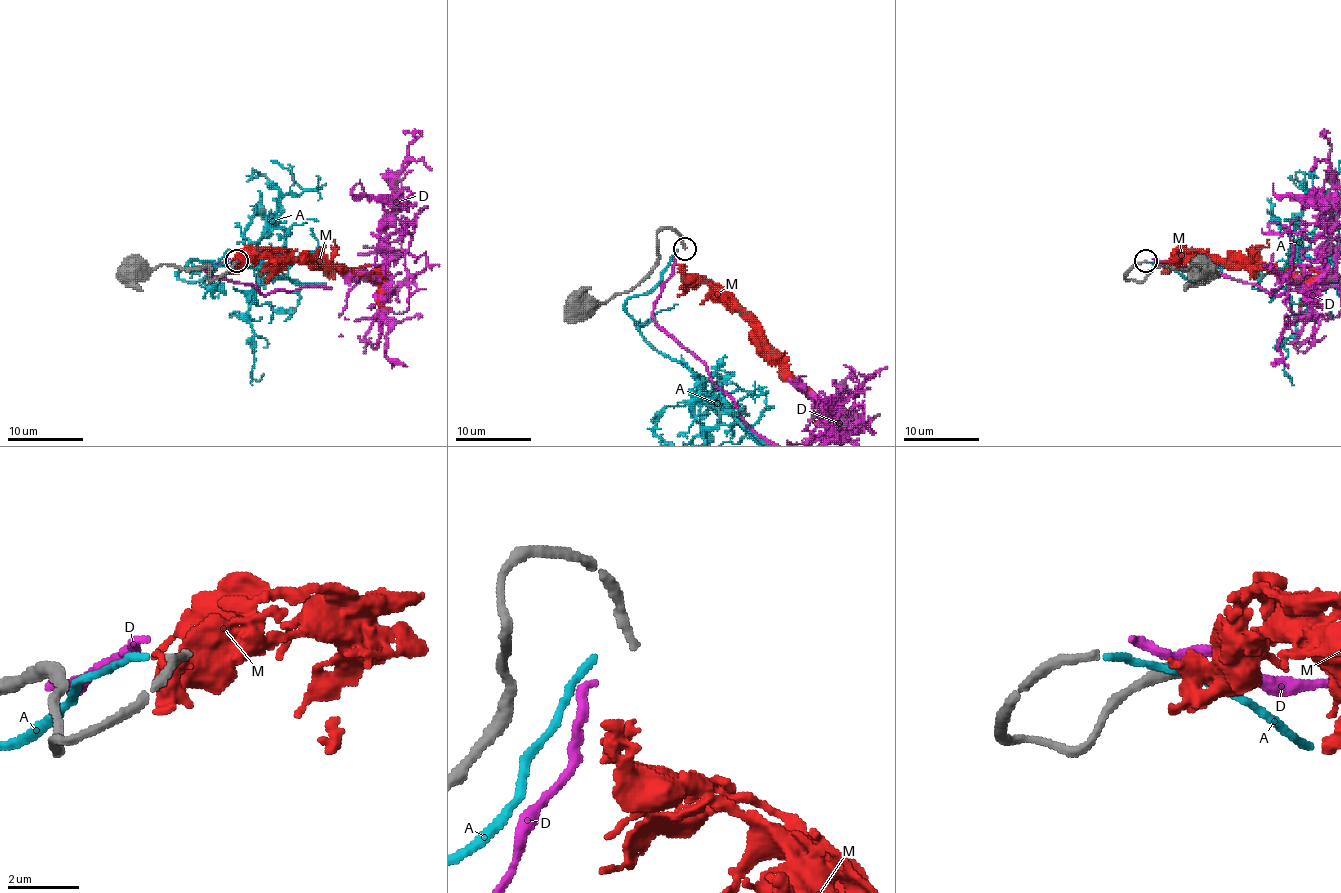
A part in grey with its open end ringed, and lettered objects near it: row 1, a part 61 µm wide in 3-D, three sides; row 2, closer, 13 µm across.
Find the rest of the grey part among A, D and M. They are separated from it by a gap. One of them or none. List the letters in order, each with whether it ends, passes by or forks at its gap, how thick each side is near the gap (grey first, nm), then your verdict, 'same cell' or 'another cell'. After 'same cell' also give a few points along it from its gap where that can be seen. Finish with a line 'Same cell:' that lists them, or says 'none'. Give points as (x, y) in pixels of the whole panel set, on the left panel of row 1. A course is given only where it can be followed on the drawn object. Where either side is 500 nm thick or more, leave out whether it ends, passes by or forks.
A: it ends | 220/220 nm | another cell
D: it ends | 220/260 nm | same cell
M: it ends | 220/440 nm | another cell
Same cell: D

